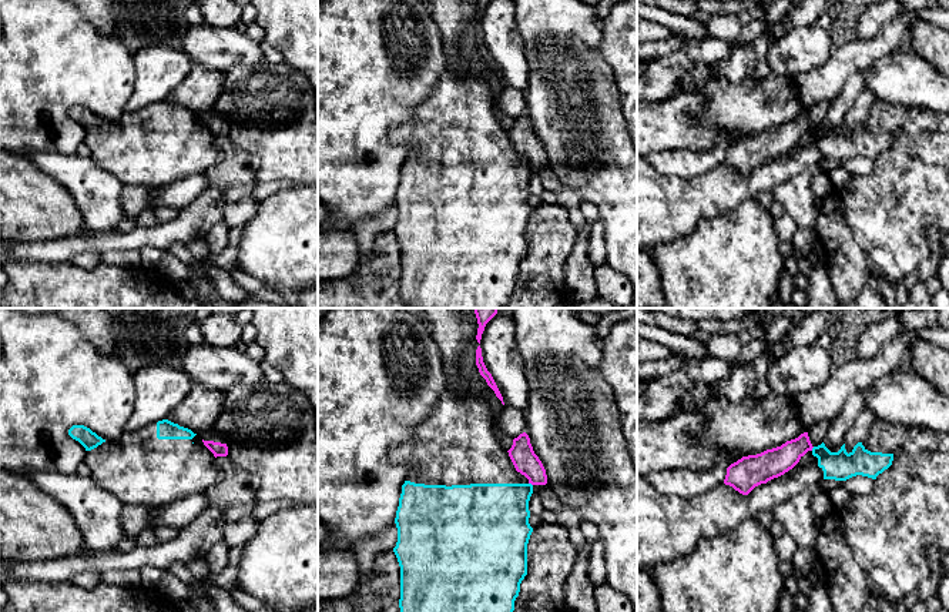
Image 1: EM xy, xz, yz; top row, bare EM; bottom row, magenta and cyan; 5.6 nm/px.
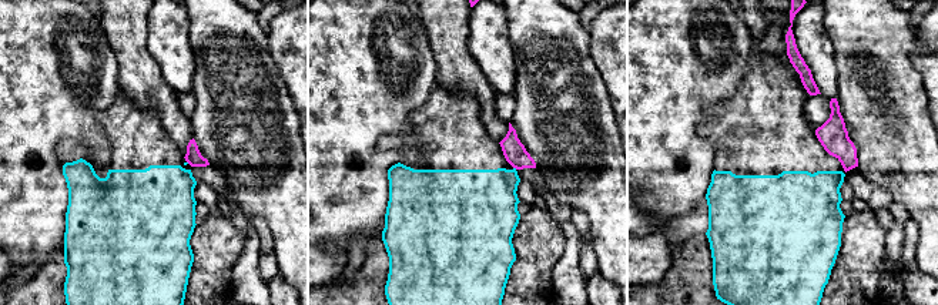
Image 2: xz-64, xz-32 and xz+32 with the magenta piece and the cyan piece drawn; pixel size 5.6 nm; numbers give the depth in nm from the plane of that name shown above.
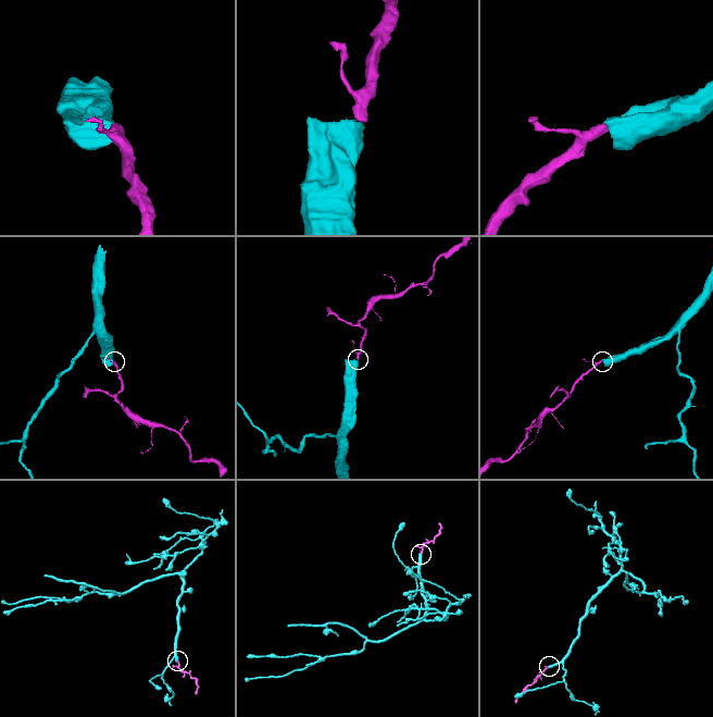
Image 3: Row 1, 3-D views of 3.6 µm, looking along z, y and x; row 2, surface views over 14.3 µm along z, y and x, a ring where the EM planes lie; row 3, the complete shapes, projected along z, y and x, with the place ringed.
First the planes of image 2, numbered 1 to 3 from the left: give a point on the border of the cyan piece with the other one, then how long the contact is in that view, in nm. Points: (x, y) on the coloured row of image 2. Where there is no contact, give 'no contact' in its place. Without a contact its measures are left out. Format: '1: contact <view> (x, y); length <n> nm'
1: no contact
2: contact xz-32 (515, 167); length 30 nm
3: no contact

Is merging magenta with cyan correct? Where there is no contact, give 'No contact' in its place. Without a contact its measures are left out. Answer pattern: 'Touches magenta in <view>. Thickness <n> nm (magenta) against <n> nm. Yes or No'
Touches magenta in xz. Thickness 140 nm (magenta) against 340 nm. No

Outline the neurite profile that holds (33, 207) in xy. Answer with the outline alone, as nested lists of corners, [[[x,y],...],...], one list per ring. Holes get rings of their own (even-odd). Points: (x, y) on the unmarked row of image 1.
[[[0,150],[0,243],[68,238],[85,228],[70,191],[26,154]]]

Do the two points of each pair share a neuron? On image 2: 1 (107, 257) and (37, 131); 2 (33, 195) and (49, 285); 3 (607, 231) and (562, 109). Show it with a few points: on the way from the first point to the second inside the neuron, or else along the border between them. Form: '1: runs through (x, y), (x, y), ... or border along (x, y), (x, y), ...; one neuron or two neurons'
1: border along (81, 153), (63, 166), (66, 217); two neurons
2: border along (63, 258), (39, 268); two neurons
3: runs through (607, 201), (607, 166), (580, 138); one neuron

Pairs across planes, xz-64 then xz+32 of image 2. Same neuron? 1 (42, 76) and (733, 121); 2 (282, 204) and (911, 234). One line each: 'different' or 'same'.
1: different
2: different

